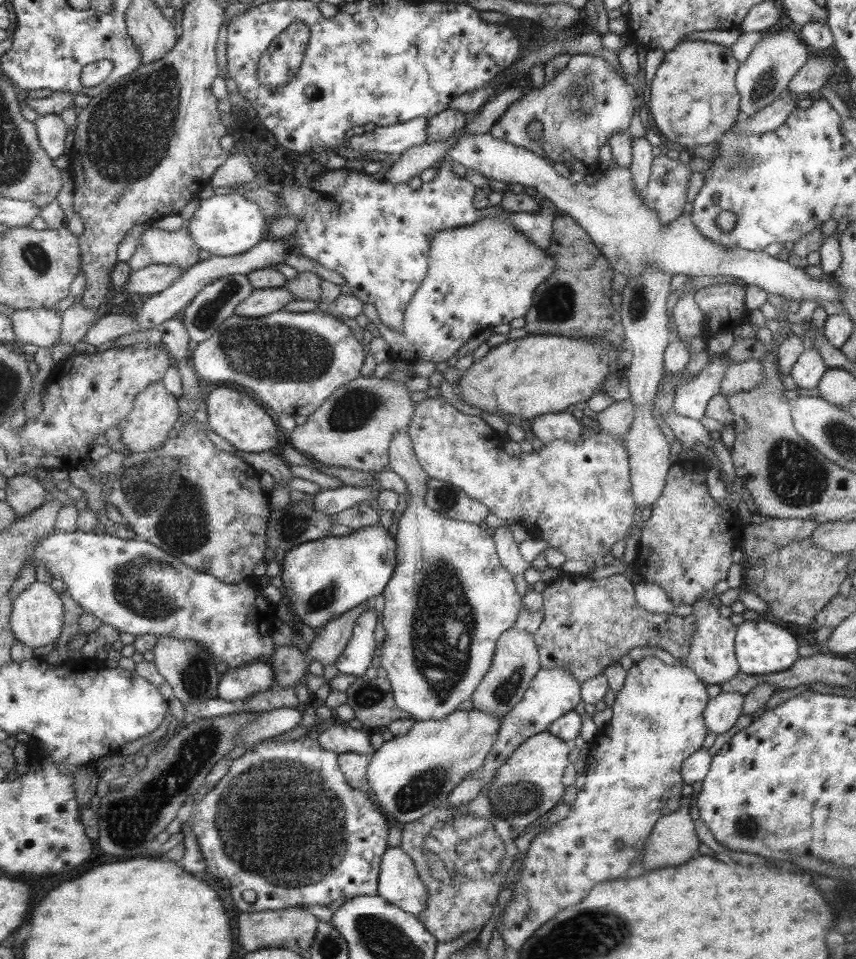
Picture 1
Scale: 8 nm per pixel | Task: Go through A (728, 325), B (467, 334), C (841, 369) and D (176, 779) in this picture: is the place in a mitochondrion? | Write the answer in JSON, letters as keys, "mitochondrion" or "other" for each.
{"A":"other","B":"other","C":"other","D":"mitochondrion"}

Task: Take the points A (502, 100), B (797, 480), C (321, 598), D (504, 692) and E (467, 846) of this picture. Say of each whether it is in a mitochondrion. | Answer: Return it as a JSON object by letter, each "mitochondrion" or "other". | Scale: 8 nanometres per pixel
{"A":"other","B":"mitochondrion","C":"mitochondrion","D":"mitochondrion","E":"mitochondrion"}

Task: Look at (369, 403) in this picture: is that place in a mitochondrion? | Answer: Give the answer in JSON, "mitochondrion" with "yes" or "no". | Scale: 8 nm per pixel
{"mitochondrion":"yes"}

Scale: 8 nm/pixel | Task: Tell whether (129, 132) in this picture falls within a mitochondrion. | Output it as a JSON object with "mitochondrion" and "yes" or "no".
{"mitochondrion":"yes"}

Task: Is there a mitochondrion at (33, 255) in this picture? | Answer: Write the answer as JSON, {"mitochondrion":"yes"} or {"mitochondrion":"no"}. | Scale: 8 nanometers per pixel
{"mitochondrion":"yes"}

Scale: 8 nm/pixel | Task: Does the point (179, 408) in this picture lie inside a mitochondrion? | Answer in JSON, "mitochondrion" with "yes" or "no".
{"mitochondrion":"no"}

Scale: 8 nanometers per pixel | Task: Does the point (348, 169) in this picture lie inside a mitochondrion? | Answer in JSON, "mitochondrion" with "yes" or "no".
{"mitochondrion":"no"}

